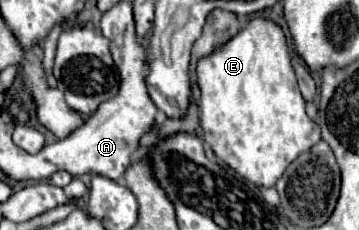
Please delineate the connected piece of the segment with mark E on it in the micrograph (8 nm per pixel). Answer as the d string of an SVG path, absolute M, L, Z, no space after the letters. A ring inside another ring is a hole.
M249 21L247 27L241 29L229 43L197 63L197 79L201 89L199 119L205 141L223 163L227 163L231 169L235 169L241 177L255 183L257 187L273 187L277 179L285 173L287 165L295 161L295 157L299 157L299 153L305 153L307 149L311 149L311 145L321 141L319 125L305 113L305 99L299 91L291 67L291 55L285 43L285 35L281 27L273 21Z

